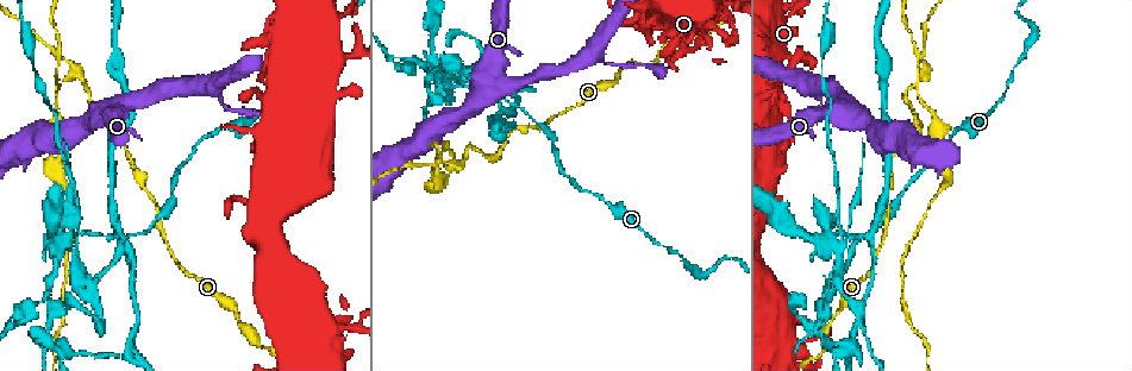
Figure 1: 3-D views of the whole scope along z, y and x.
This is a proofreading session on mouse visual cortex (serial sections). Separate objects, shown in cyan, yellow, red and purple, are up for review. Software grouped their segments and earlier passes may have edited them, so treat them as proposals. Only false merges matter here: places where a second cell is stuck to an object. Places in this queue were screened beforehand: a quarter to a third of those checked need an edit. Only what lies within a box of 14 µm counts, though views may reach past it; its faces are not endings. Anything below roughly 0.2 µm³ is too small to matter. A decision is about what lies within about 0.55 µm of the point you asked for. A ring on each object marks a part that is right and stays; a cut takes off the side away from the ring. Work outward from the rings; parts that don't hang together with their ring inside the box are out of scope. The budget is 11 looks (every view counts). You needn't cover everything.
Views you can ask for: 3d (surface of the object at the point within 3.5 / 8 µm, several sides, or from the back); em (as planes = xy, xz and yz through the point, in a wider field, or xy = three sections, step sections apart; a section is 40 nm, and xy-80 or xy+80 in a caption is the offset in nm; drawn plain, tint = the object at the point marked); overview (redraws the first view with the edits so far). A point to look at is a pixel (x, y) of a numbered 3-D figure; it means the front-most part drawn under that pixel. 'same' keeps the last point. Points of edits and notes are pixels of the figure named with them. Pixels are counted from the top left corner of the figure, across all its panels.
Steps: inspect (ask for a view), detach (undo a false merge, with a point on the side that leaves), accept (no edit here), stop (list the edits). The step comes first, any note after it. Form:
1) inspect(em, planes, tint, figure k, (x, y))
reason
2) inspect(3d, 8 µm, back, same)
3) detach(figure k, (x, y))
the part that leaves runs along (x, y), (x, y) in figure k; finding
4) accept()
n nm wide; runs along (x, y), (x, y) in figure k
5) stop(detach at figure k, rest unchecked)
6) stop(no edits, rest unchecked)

inspect(3d, 3.5 µm, figure 1, (467, 147))
abrupt turn

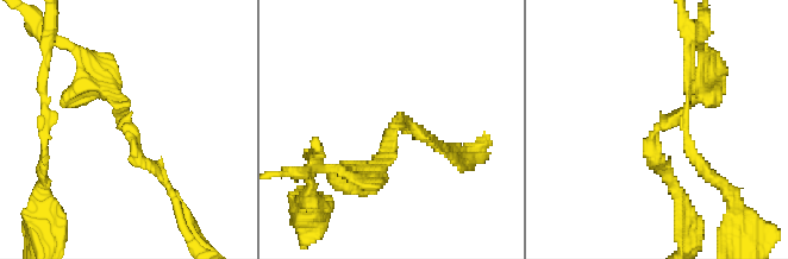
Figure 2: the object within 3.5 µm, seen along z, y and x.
inspect(em, xy, step 3, tint, figure 2, (399, 121))
arms of 150, 150 nm; shape alone is not enough

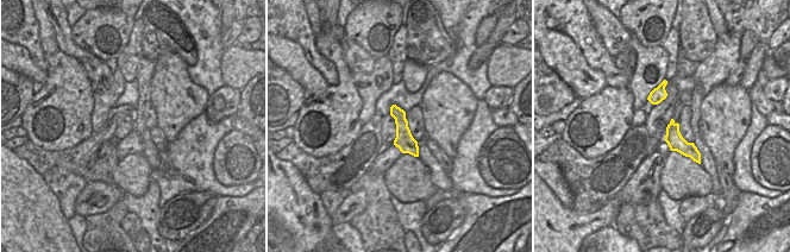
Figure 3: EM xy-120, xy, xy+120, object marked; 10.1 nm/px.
accept()
190 nm wide; runs along (173, 197), (136, 153), (111, 92) in figure 2; one cell here

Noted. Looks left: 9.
inspect(3d, 3.5 µm, figure 1, (440, 160))
four arms meet

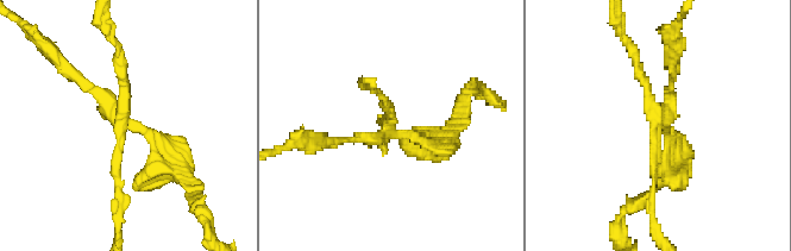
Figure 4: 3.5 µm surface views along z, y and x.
inspect(em, xy, step 5, plain, figure 4, (662, 121))
4 arms; arms of 100, 100, 150, 250 nm

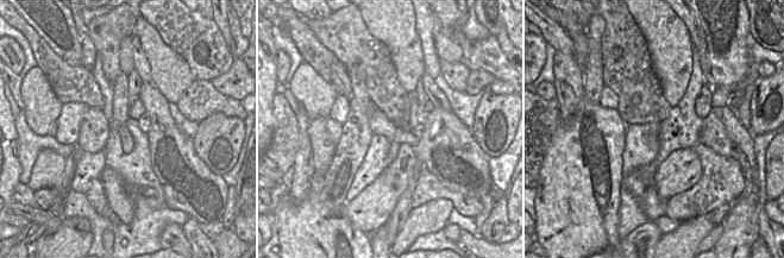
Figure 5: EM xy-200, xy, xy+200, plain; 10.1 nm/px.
inspect(em, xy, step 5, tint, same)
with the object marked

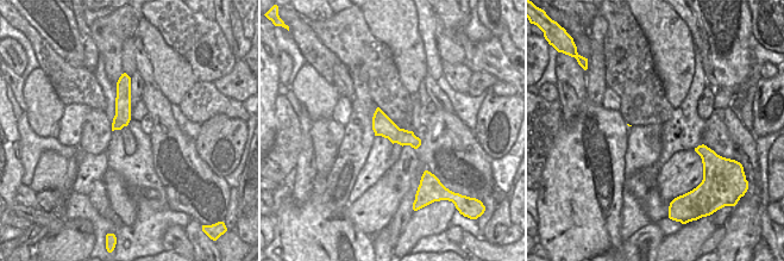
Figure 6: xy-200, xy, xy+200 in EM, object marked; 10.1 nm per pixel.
detach(figure 4, (121, 74))
the part that leaves runs along (121, 120), (118, 240) in figure 4; a second cell is stuck on

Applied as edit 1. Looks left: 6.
inspect(overview)
see it whole again

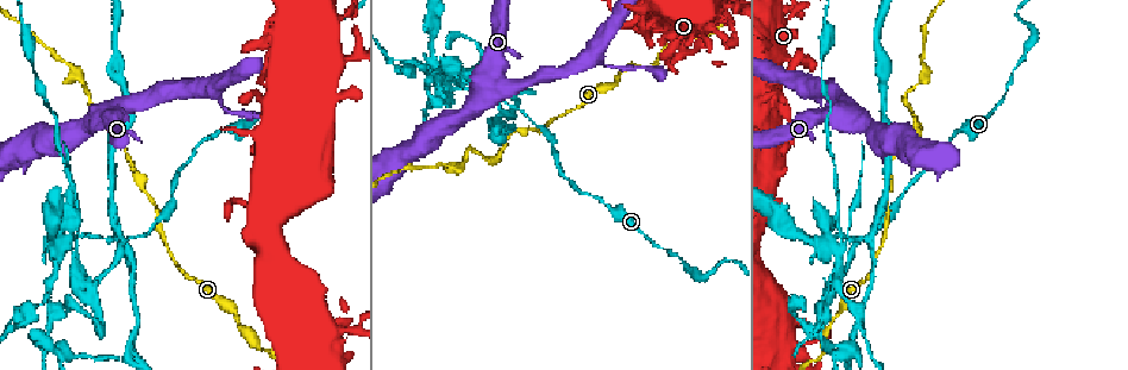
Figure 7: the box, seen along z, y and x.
inspect(3d, 3.5 µm, back, figure 7, (773, 163))
thick turns thin

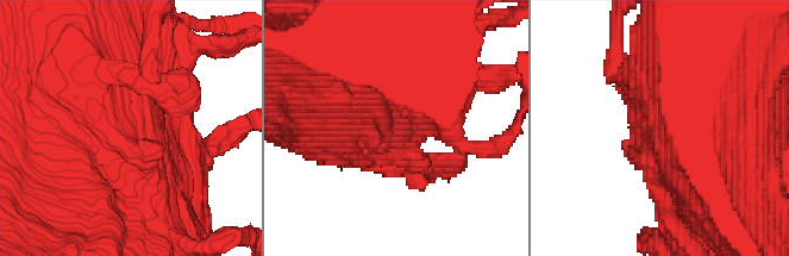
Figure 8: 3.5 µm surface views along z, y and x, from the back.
inspect(em, xy, step 3, tint, figure 8, (116, 143))
shape alone is not enough

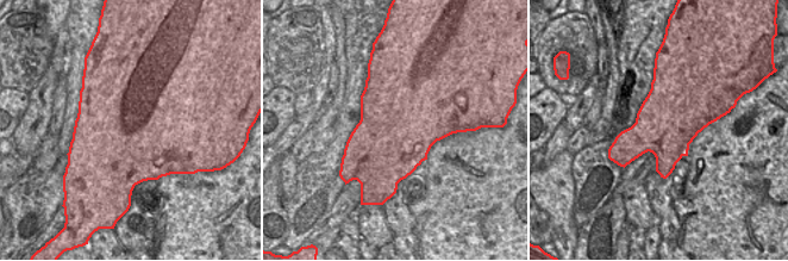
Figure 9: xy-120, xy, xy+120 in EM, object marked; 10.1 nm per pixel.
accept()
one cell here

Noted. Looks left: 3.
inspect(3d, 3.5 µm, figure 7, (705, 27))
sudden change in width

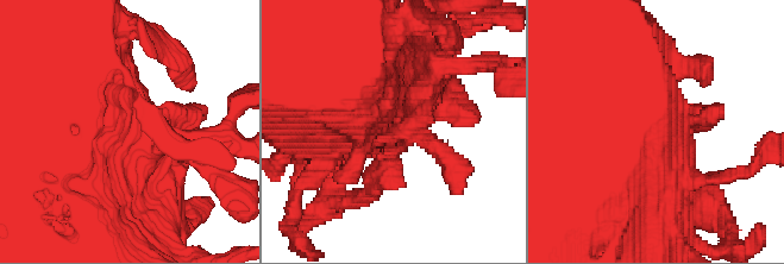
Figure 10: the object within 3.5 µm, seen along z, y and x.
inspect(em, xy, step 3, tint, same)

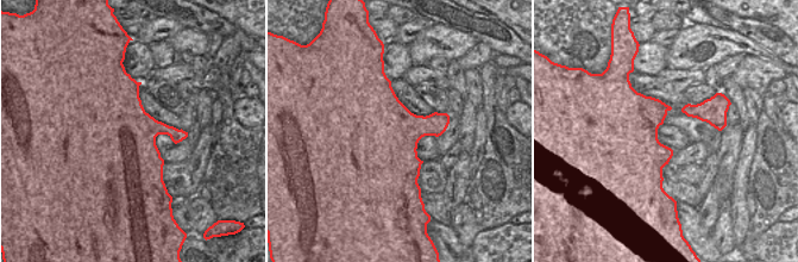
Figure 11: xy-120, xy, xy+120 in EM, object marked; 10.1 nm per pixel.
accept()
runs along (338, 70), (451, 162) in figure 10; all the same cell

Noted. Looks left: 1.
stop(detach at figure 4, rest unchecked)

